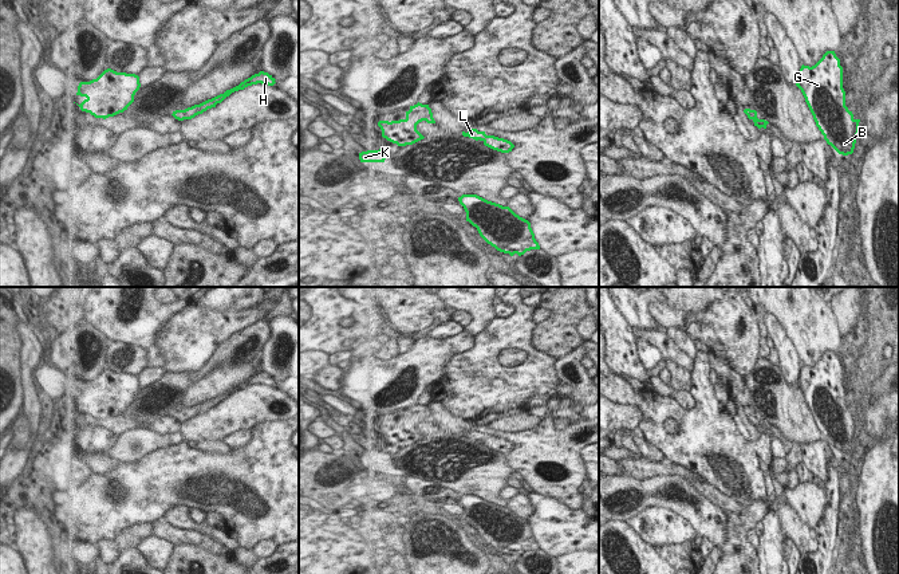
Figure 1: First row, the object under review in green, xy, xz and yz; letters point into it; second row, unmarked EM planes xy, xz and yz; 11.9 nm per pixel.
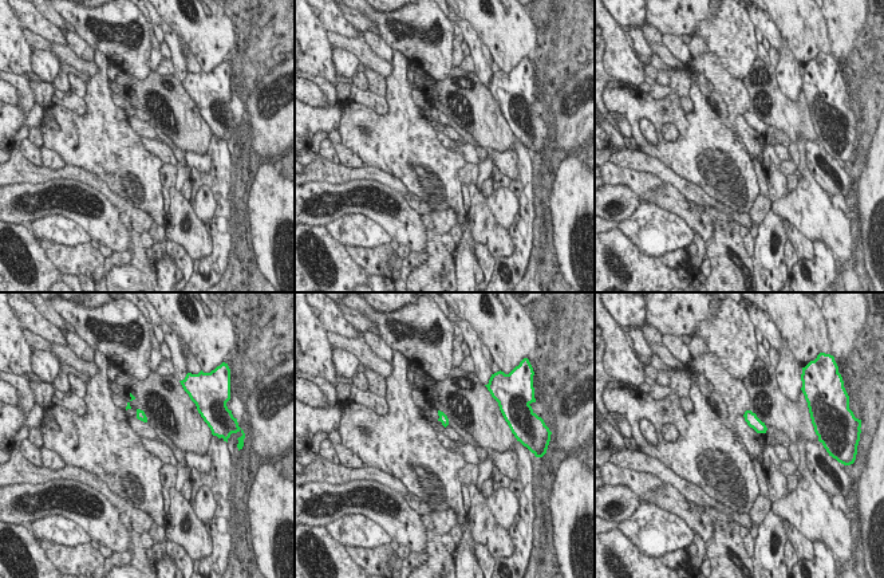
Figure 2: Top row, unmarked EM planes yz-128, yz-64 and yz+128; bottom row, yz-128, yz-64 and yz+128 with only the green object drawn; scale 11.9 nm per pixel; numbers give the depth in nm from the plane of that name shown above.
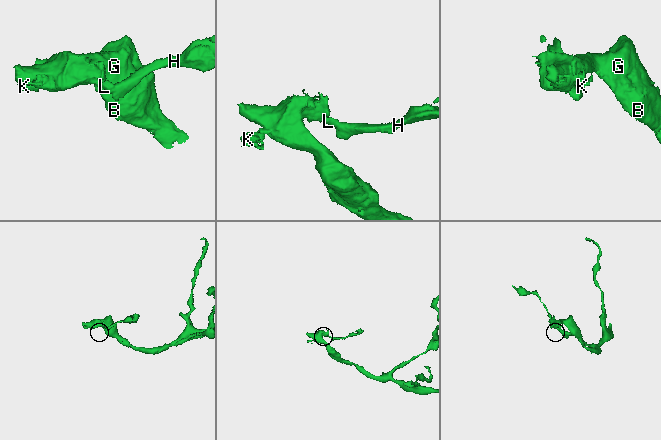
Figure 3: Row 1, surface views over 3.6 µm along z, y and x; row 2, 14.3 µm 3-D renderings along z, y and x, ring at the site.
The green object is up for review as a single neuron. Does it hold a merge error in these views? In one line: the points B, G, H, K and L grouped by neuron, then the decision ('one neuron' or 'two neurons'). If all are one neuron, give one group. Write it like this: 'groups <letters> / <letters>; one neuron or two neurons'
groups B G H K L; one neuron

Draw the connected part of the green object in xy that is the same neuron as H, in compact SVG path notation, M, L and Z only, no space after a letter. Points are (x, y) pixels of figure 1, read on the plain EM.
M260 371L259 374L255 374L251 378L241 382L238 386L236 386L230 390L226 390L224 394L220 394L212 400L208 400L200 405L194 405L185 410L176 410L176 412L173 412L171 416L178 421L192 420L196 416L202 414L208 409L216 408L217 404L221 404L226 397L229 397L234 392L244 390L245 388L257 385L257 384L273 386L276 384L275 381L276 380L272 376L269 376L268 373Z

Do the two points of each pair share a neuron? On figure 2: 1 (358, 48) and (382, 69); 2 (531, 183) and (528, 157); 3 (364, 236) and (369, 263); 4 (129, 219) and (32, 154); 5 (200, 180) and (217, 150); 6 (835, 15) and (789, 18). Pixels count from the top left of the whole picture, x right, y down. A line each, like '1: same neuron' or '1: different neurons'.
1: same neuron
2: same neuron
3: different neurons
4: different neurons
5: same neuron
6: different neurons

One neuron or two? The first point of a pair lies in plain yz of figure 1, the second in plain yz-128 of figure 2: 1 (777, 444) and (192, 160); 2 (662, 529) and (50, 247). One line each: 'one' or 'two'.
1: two
2: two

